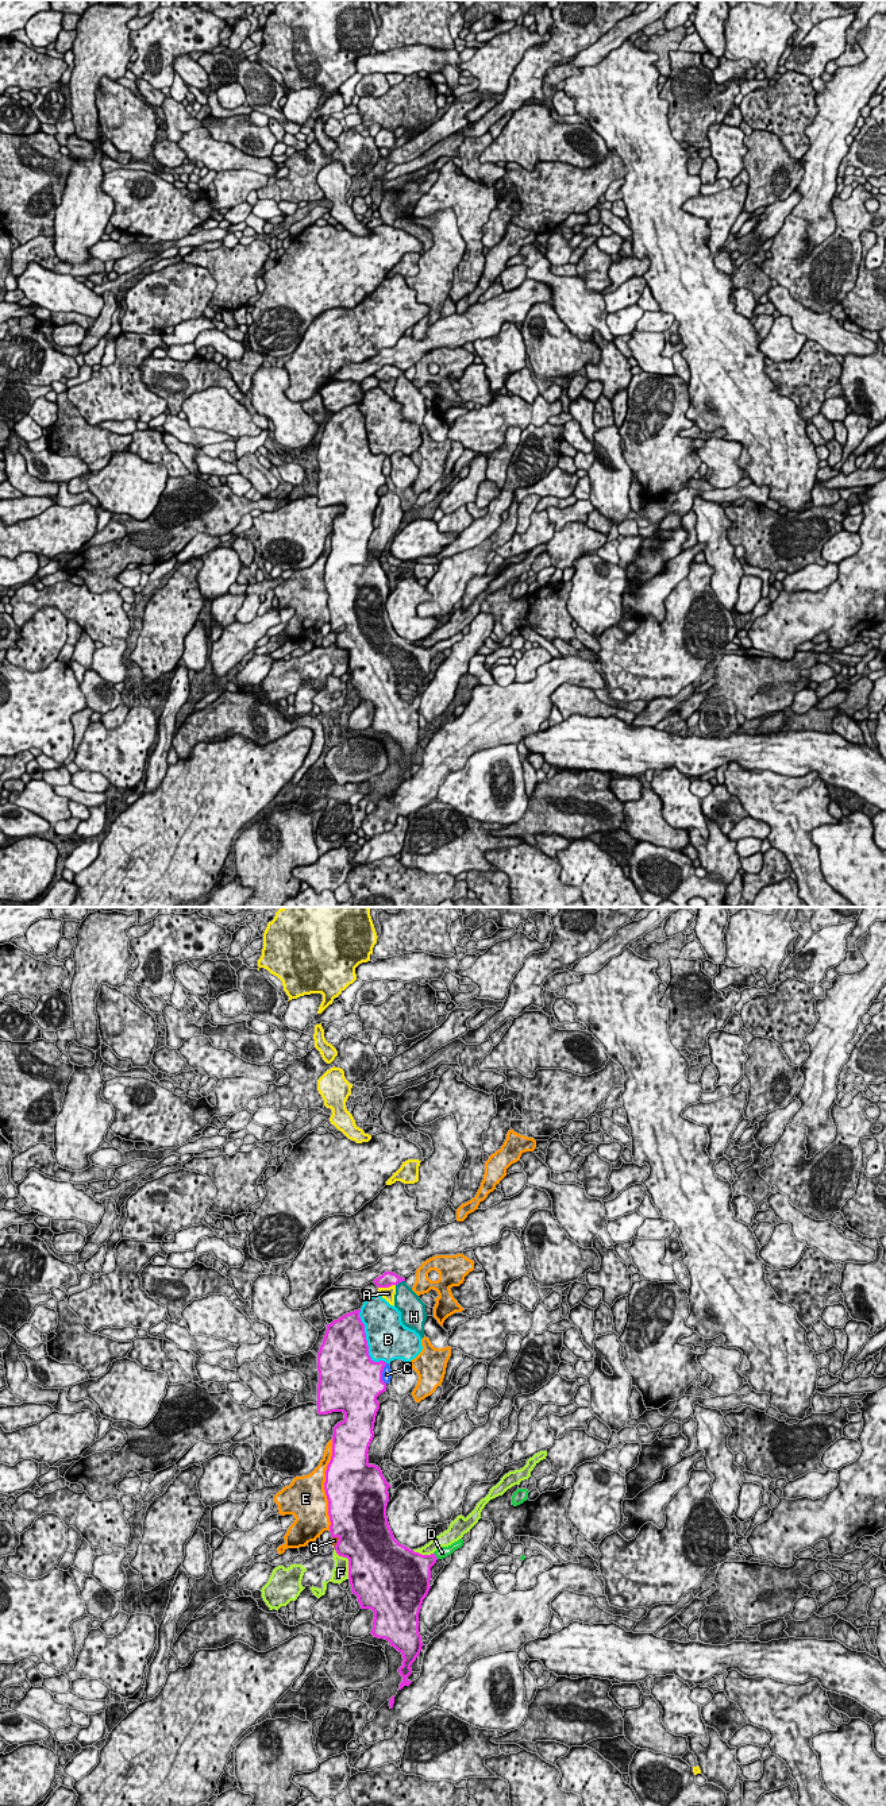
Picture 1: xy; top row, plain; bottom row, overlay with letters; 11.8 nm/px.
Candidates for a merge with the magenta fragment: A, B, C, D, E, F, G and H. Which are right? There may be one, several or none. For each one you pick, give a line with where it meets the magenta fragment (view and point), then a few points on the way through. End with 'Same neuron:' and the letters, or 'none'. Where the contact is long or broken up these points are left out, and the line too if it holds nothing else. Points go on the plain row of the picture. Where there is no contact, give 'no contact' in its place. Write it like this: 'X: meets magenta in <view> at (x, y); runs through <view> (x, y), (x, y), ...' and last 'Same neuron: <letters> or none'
D: meets magenta in xy at (434, 648); runs through xy (418, 660), (434, 648), (442, 645)
Same neuron: D

